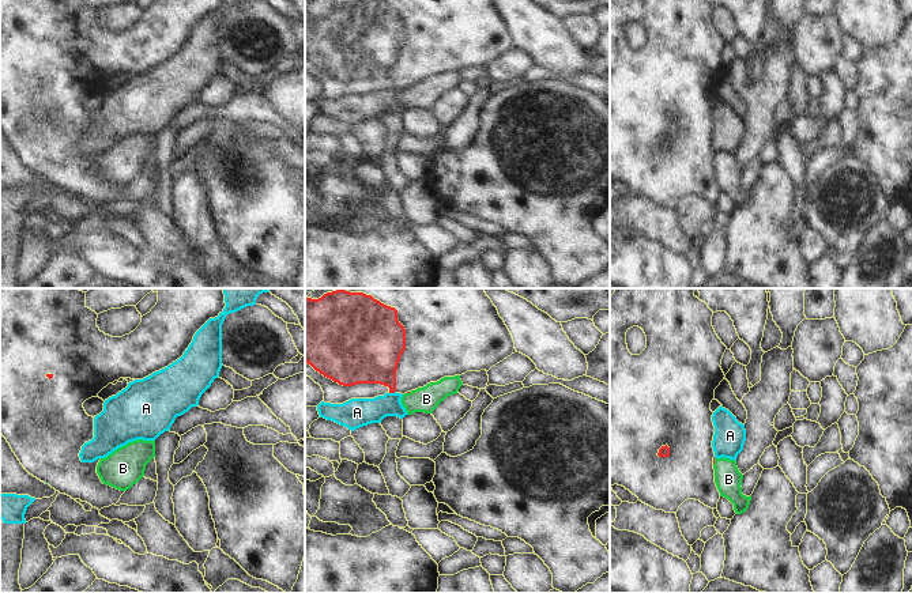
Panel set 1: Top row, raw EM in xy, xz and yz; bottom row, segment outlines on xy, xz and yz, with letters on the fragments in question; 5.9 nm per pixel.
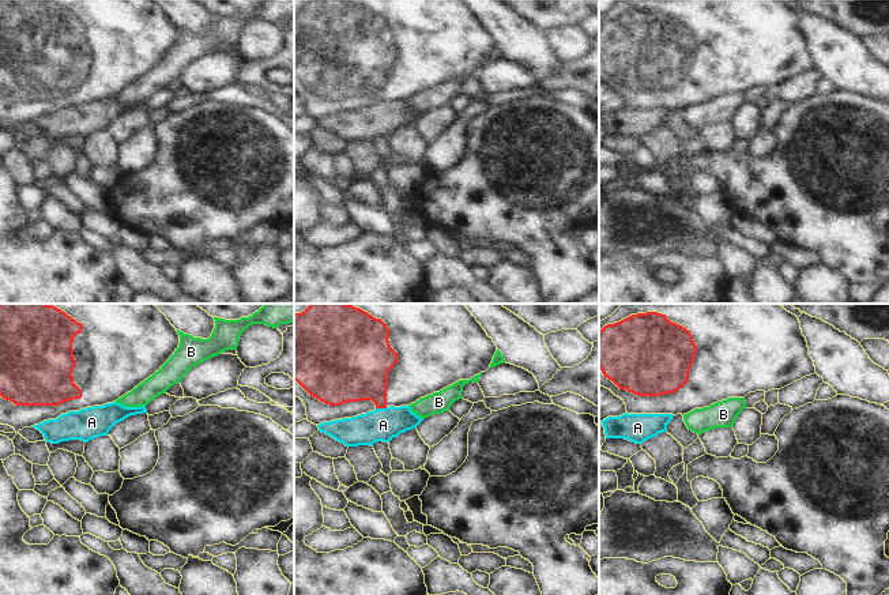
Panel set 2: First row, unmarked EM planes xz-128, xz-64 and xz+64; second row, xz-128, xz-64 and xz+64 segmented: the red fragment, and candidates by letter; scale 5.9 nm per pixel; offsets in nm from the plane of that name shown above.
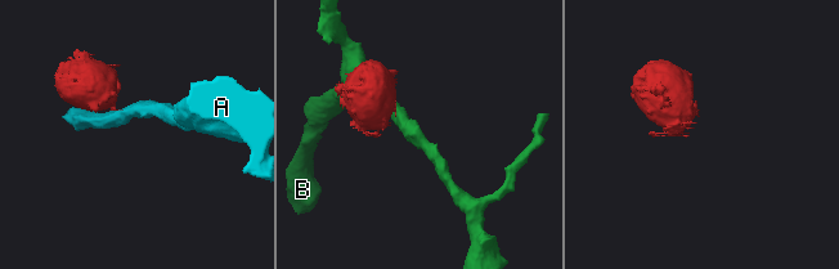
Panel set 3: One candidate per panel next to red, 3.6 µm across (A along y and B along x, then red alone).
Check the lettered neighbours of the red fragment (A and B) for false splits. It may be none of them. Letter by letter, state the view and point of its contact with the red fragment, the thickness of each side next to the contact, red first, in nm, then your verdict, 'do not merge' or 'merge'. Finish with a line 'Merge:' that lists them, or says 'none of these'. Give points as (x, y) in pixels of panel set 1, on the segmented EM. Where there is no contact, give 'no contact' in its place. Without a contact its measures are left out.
A: xz (392, 392) | 320/180 nm | do not merge
B: yz (713, 461) | 20/160 nm | do not merge
Merge: none of these

